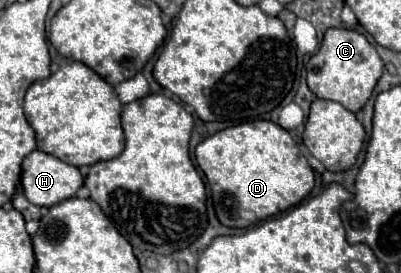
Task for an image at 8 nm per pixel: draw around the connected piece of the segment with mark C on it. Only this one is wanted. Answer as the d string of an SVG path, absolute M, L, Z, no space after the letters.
M328 28L320 50L306 66L310 90L318 98L340 102L350 112L358 112L368 102L378 78L382 76L382 70L384 64L376 48L366 40L366 36L348 28Z

